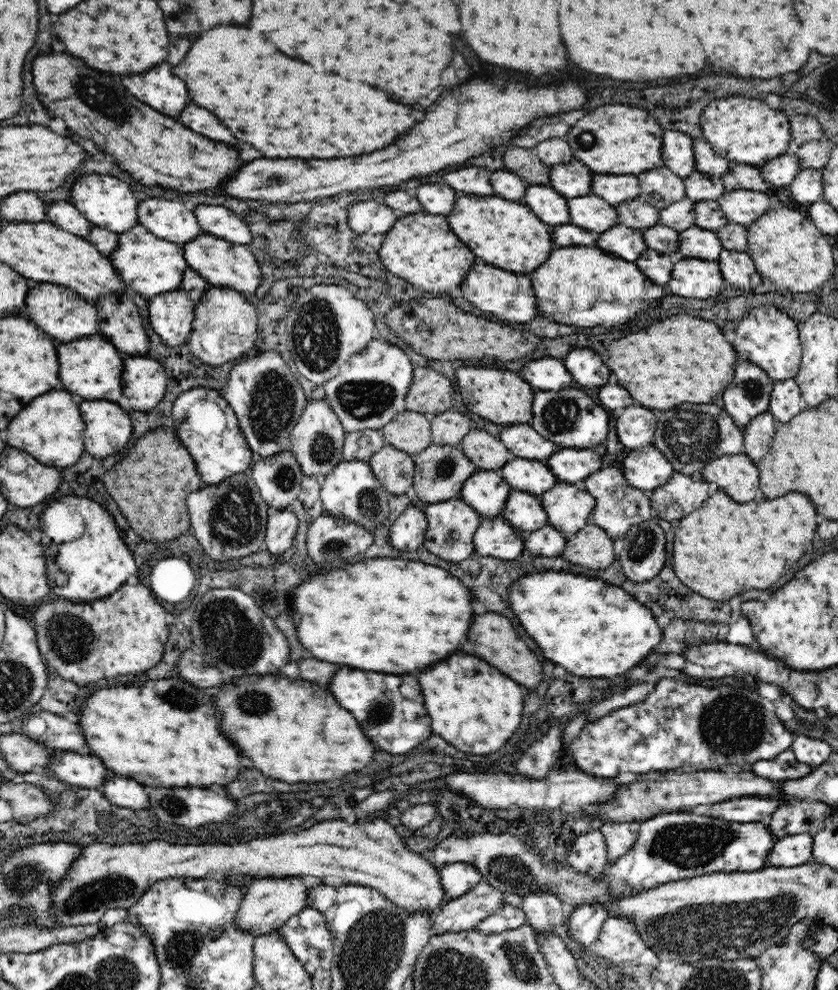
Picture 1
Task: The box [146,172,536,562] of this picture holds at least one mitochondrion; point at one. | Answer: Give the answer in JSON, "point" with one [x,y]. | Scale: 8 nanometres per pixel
{"point":[271,407]}

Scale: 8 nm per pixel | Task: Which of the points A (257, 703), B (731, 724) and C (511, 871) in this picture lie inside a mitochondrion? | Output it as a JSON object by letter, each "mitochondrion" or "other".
{"A":"mitochondrion","B":"mitochondrion","C":"mitochondrion"}

